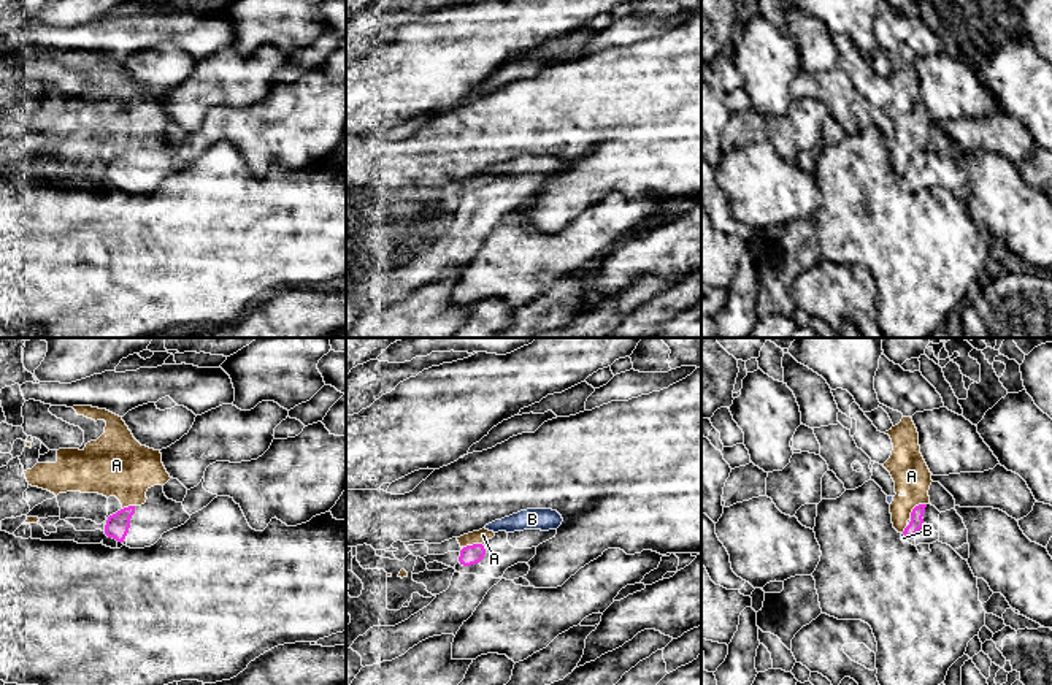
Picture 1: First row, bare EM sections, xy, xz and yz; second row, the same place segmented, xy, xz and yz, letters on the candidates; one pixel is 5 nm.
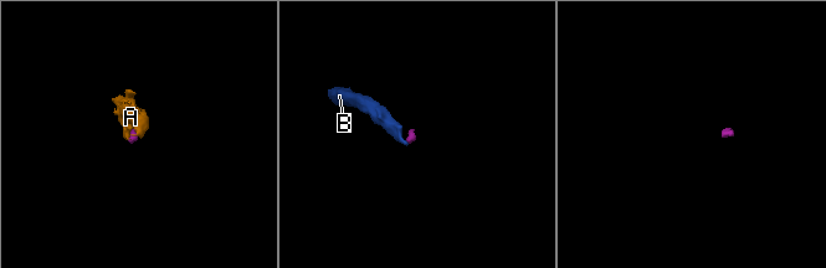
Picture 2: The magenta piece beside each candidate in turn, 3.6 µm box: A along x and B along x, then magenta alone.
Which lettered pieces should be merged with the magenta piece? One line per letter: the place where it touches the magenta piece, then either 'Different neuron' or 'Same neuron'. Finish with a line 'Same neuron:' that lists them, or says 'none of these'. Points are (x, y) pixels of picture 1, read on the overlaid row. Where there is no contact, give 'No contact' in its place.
A: Touches magenta at yz (914, 508). Different neuron
B: Touches magenta at yz (905, 535). Same neuron
Same neuron: B

